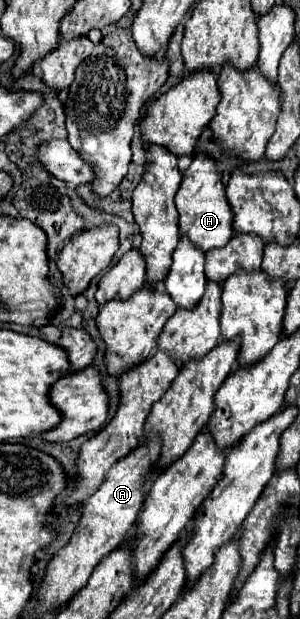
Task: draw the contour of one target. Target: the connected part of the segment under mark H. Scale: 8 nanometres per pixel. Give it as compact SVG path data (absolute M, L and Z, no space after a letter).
M198 153L190 167L184 171L180 189L176 193L176 207L180 213L180 233L188 235L192 243L200 245L204 251L222 247L230 241L232 233L232 207L228 205L226 187L218 171L218 161L206 153Z

